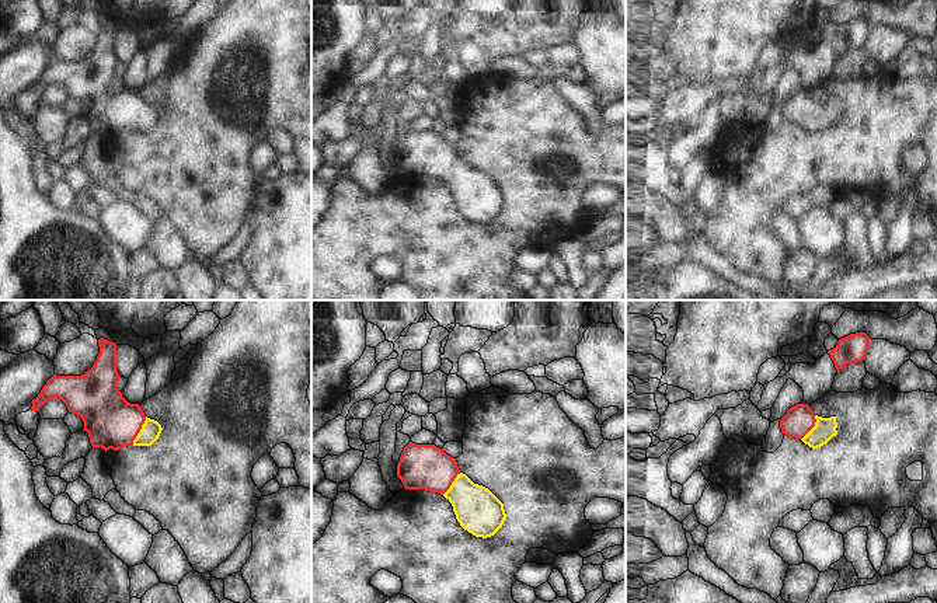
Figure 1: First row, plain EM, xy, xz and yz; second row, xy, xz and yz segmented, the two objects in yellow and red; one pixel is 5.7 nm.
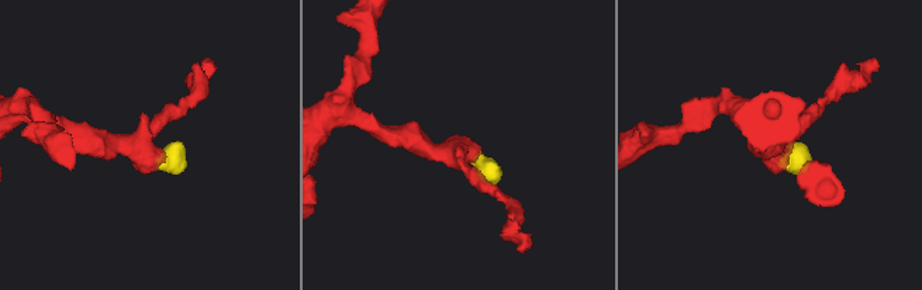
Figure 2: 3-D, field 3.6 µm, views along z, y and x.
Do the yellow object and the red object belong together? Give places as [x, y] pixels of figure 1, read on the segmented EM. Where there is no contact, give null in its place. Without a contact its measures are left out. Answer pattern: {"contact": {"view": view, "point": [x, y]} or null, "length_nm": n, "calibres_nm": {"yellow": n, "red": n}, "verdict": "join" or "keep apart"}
{"contact": {"view": "xy", "point": [140, 431]}, "length_nm": 190, "calibres_nm": {"yellow": 120, "red": 300}, "verdict": "join"}

